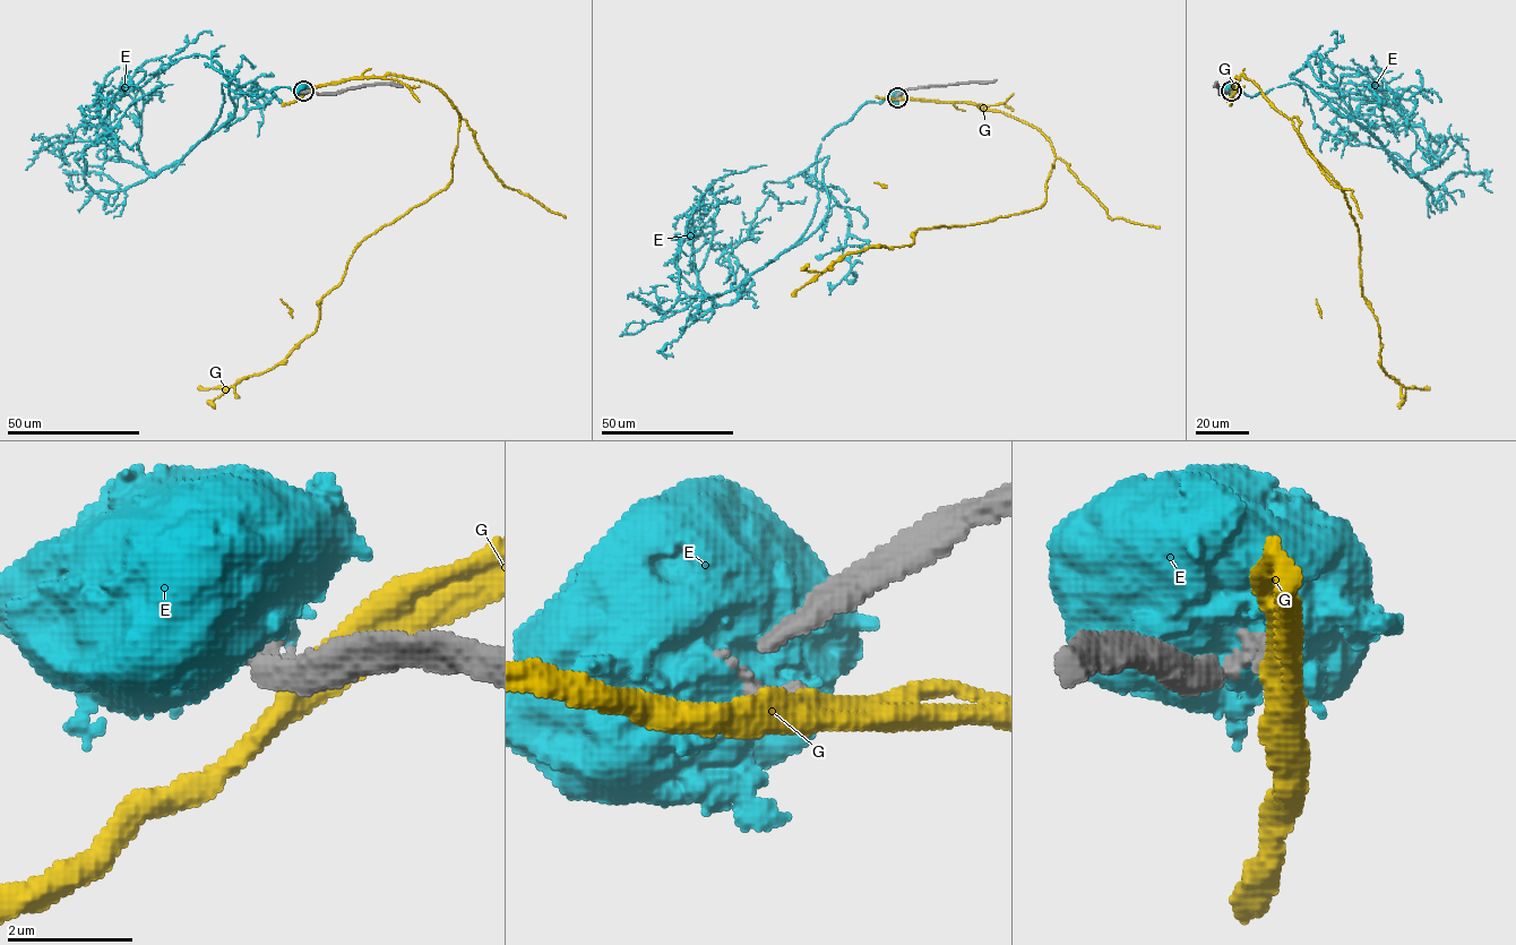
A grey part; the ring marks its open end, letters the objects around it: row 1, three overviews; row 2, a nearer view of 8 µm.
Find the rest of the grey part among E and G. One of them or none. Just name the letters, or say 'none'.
none

